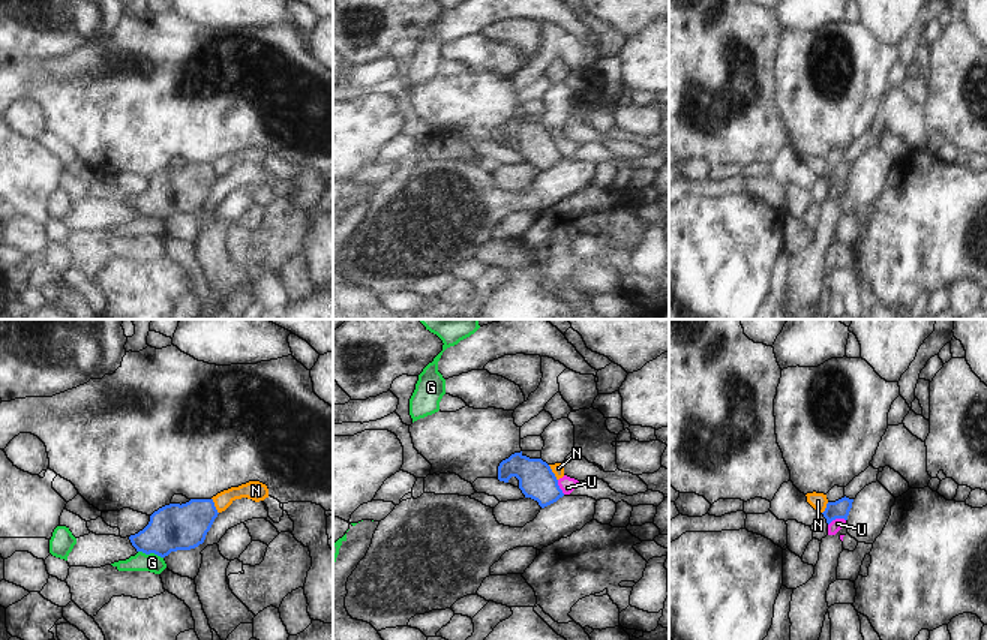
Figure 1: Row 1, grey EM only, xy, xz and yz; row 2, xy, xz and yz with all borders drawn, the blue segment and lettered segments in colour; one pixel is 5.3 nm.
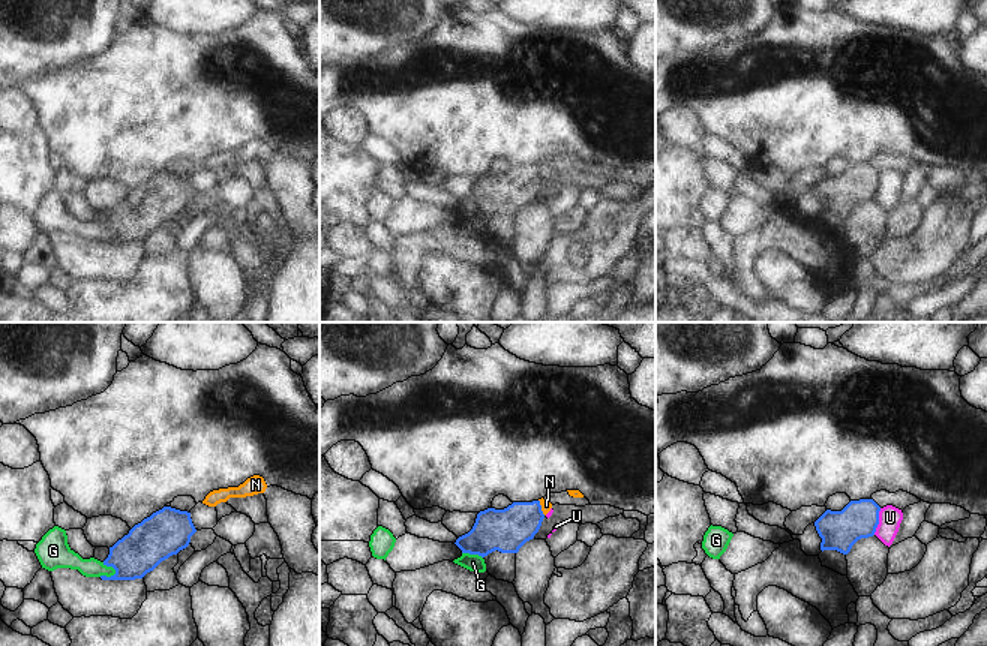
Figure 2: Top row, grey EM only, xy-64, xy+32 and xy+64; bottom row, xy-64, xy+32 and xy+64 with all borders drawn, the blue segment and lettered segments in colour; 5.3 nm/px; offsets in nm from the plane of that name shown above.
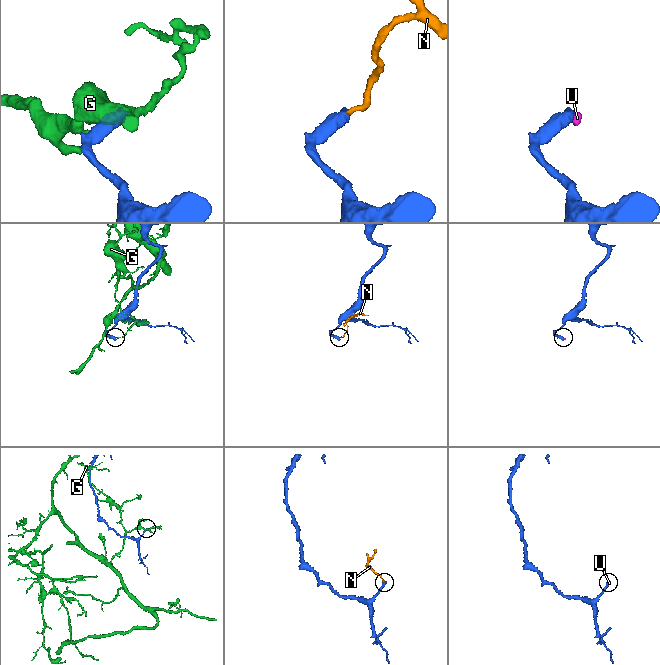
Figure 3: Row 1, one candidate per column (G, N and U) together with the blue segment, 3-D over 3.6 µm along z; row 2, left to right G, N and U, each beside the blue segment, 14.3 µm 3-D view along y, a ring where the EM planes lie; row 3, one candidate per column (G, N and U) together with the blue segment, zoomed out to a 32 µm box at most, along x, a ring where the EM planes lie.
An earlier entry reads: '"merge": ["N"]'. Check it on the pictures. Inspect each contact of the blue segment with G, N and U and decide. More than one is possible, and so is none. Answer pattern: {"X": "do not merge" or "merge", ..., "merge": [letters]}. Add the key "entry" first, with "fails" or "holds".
{"entry": "fails", "G": "do not merge", "N": "do not merge", "U": "do not merge", "merge": []}

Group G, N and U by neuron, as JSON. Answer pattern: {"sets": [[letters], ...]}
{"sets": [["G"], ["N", "U"]]}

